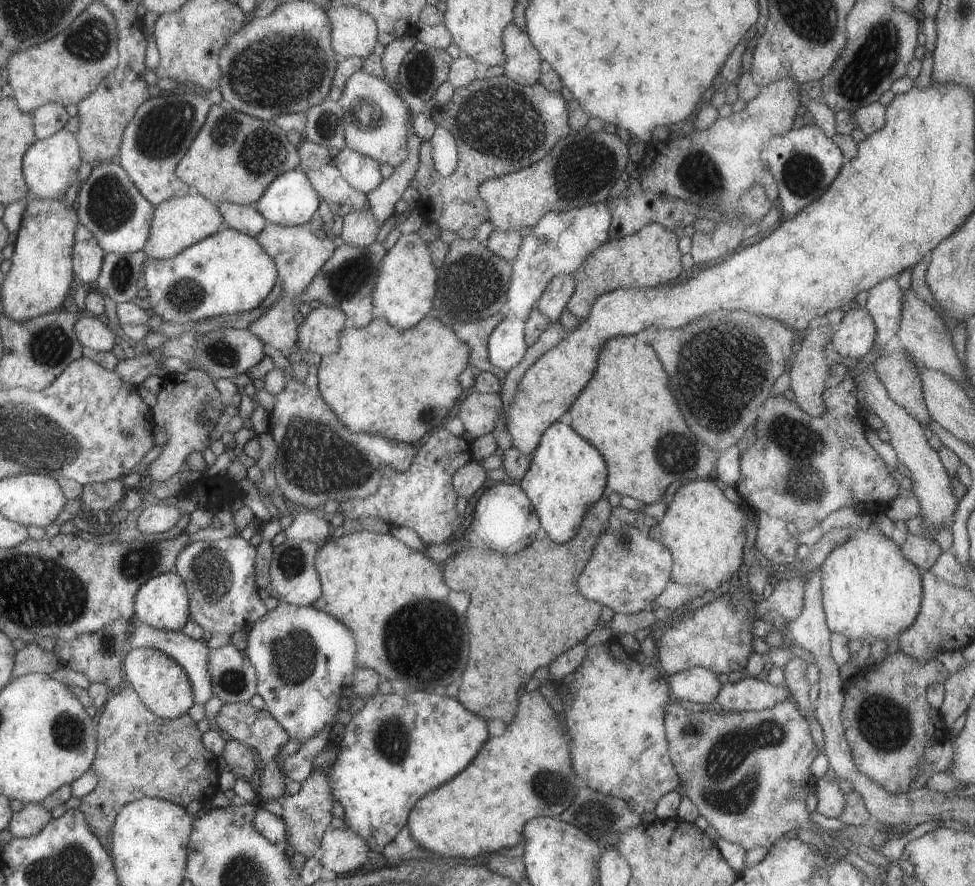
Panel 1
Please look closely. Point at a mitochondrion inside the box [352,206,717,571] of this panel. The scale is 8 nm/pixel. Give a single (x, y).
(479, 285)

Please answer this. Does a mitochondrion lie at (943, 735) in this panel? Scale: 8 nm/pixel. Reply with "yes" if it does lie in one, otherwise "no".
no

